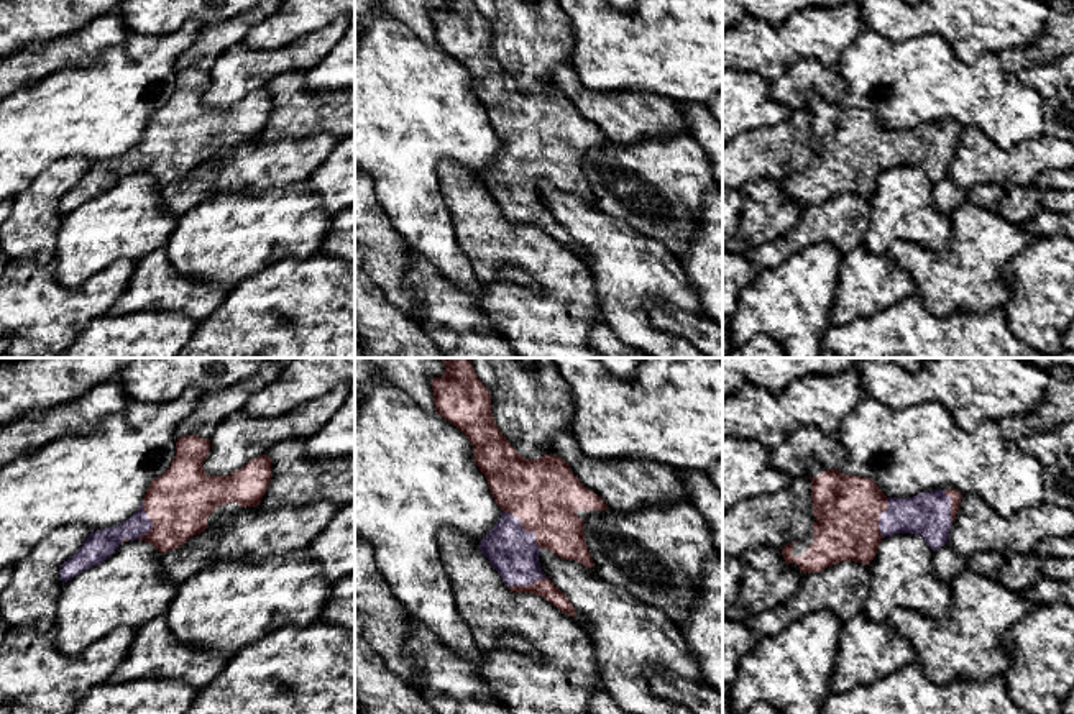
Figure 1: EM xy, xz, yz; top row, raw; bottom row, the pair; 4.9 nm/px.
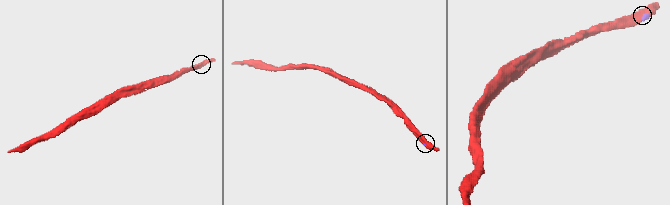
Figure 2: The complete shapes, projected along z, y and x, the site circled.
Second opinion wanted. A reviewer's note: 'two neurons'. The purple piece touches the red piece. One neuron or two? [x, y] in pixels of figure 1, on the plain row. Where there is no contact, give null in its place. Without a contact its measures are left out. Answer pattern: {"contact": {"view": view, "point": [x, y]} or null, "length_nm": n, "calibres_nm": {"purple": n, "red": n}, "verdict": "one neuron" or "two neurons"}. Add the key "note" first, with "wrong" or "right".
{"note": "wrong", "contact": {"view": "xz", "point": [523, 161]}, "length_nm": 280, "calibres_nm": {"purple": 240, "red": 360}, "verdict": "one neuron"}

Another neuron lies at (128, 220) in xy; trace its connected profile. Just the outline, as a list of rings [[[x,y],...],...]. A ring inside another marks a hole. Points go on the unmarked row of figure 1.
[[[128,172],[102,195],[62,215],[56,236],[54,268],[59,286],[77,289],[122,258],[140,261],[164,248],[177,218],[161,202],[161,185],[146,172]]]

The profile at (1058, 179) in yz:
[[[1074,166],[1069,169],[1049,169],[1038,174],[1035,184],[1053,190],[1074,190]]]

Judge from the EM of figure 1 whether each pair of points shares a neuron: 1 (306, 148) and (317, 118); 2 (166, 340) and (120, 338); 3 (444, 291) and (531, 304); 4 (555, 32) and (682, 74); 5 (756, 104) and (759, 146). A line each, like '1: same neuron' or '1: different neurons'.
1: different neurons
2: same neuron
3: different neurons
4: different neurons
5: different neurons

